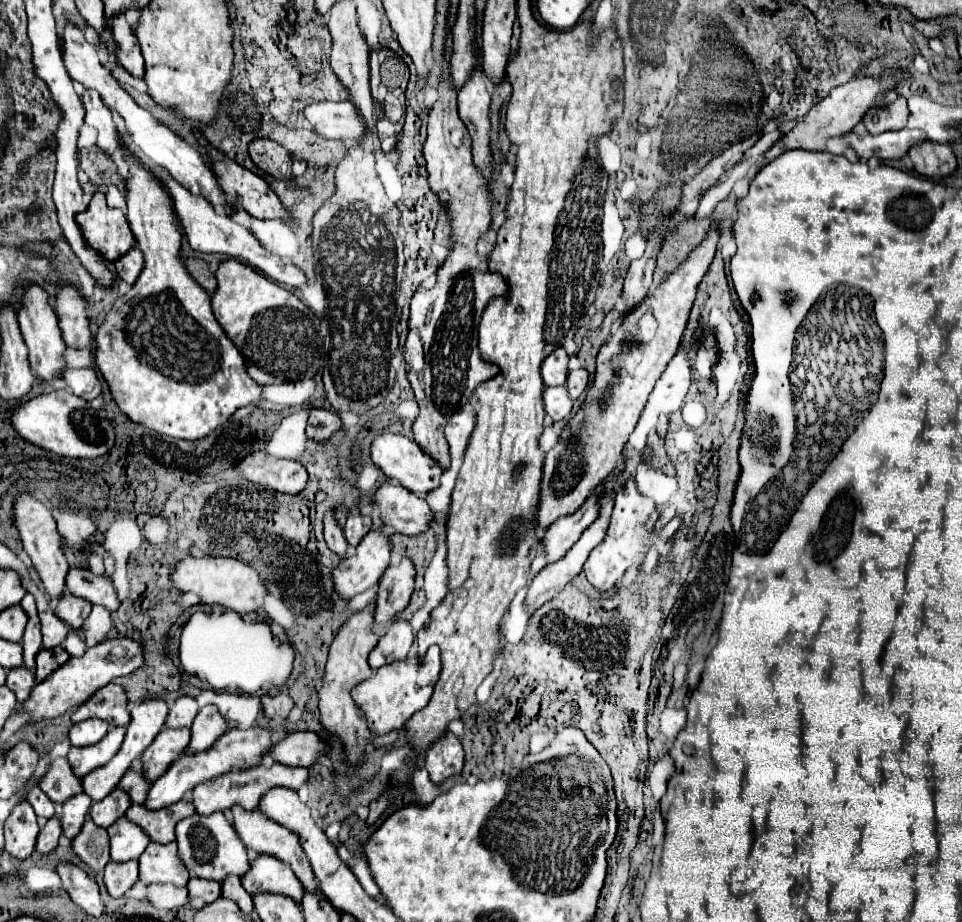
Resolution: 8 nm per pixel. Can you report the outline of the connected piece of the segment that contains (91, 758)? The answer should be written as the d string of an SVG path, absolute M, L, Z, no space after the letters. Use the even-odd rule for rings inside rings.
M111 727L109 735L105 735L101 743L95 743L93 747L71 747L71 751L67 753L67 761L73 769L73 775L81 779L93 769L109 763L113 755L119 751L123 737L125 737L125 727Z

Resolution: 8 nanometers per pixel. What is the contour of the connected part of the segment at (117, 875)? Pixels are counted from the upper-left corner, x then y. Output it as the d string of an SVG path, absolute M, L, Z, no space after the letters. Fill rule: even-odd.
M109 861L105 867L105 887L111 897L121 897L125 891L129 891L137 881L137 861L125 861L115 863Z

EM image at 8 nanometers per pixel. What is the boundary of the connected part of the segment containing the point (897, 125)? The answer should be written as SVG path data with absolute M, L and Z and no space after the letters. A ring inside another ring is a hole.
M897 97L893 103L887 103L885 107L871 107L865 113L865 127L871 135L881 135L885 131L899 131L907 125L909 109L905 97Z

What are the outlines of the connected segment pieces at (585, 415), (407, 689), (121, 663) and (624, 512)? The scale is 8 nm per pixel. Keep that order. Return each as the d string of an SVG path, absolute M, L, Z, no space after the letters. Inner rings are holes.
M711 225L699 247L695 247L661 285L651 289L639 305L613 325L609 339L599 349L593 385L589 387L579 411L567 421L559 441L545 457L541 503L537 513L541 529L549 527L561 515L577 511L595 487L615 469L647 397L679 347L697 287L715 257L717 241L719 227Z
M429 647L425 655L425 663L417 663L417 657L409 657L401 663L391 663L373 673L373 677L365 679L365 683L357 685L351 691L351 697L355 701L355 707L365 717L367 727L375 735L385 735L389 731L395 731L405 725L405 721L421 711L433 693L433 687L437 683L437 675L441 671L439 661L439 647Z
M131 637L107 639L107 641L87 649L85 655L71 657L65 665L61 665L57 671L53 671L47 681L41 681L33 687L33 695L31 695L29 703L25 703L25 711L29 713L29 721L53 719L53 717L67 713L71 707L85 703L95 691L99 691L101 687L105 687L113 679L133 673L143 663L145 663L143 643L135 641ZM117 649L119 649L119 653L117 653Z
M629 477L625 481L623 487L617 489L617 497L615 497L615 507L613 507L609 529L605 539L591 551L589 559L583 565L583 573L587 575L587 579L601 591L609 591L611 587L615 587L617 581L623 579L623 575L631 569L631 567L643 567L645 565L645 555L651 547L657 547L659 557L665 557L673 543L671 539L661 539L659 533L647 531L645 523L649 519L649 515L655 511L655 503L653 499L645 497L639 493L635 481Z

